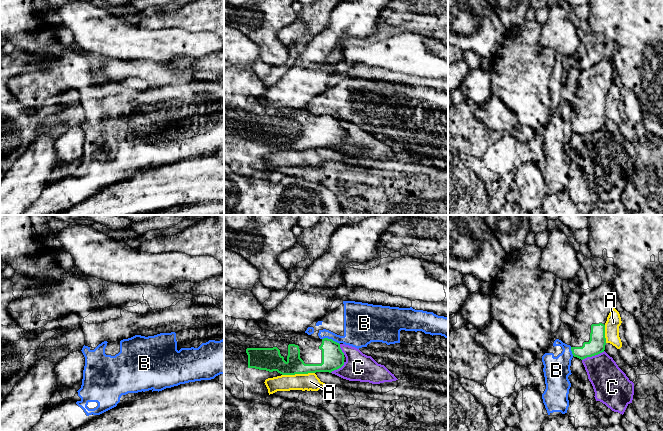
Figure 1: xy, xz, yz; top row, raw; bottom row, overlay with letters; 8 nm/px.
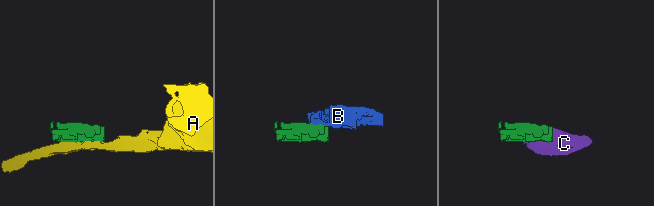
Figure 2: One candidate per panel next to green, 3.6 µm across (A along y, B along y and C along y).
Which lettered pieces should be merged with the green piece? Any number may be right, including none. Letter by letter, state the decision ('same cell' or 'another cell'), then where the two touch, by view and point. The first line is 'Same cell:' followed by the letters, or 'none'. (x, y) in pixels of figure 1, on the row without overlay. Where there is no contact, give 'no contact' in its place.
Same cell: none
A: another cell | xz (298, 149)
B: another cell | xz (331, 115)
C: another cell | yz (593, 131)

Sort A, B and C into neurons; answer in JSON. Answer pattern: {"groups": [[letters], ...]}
{"groups": [["A"], ["B"], ["C"]]}

